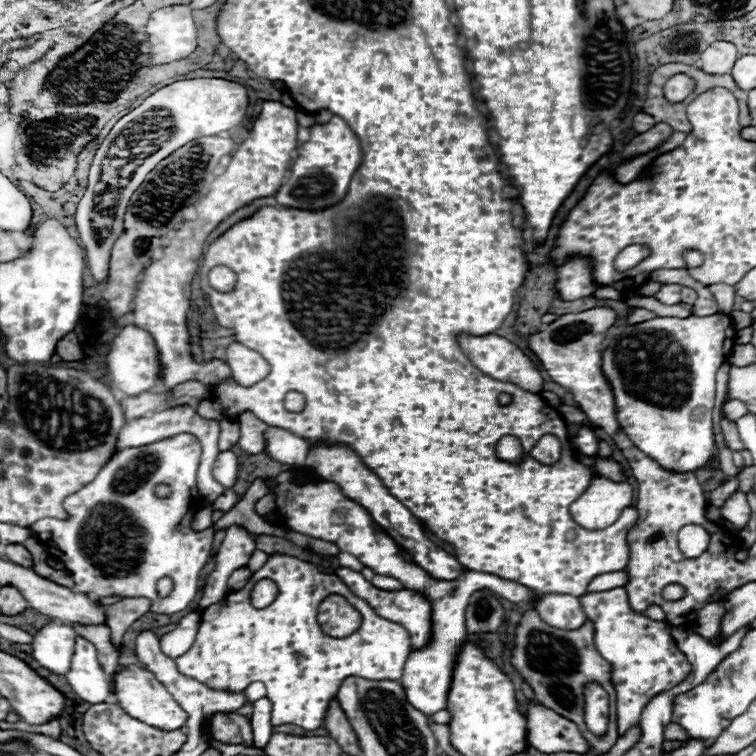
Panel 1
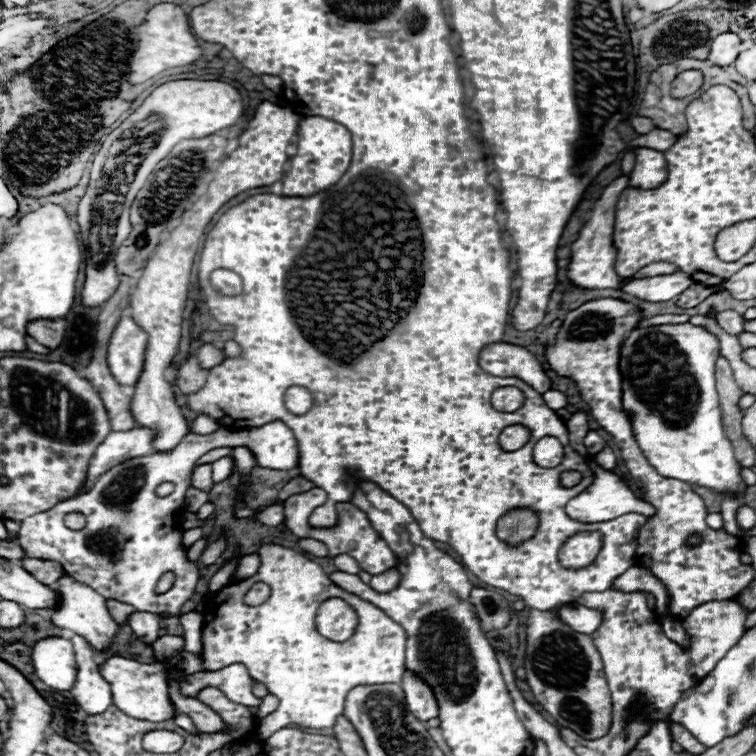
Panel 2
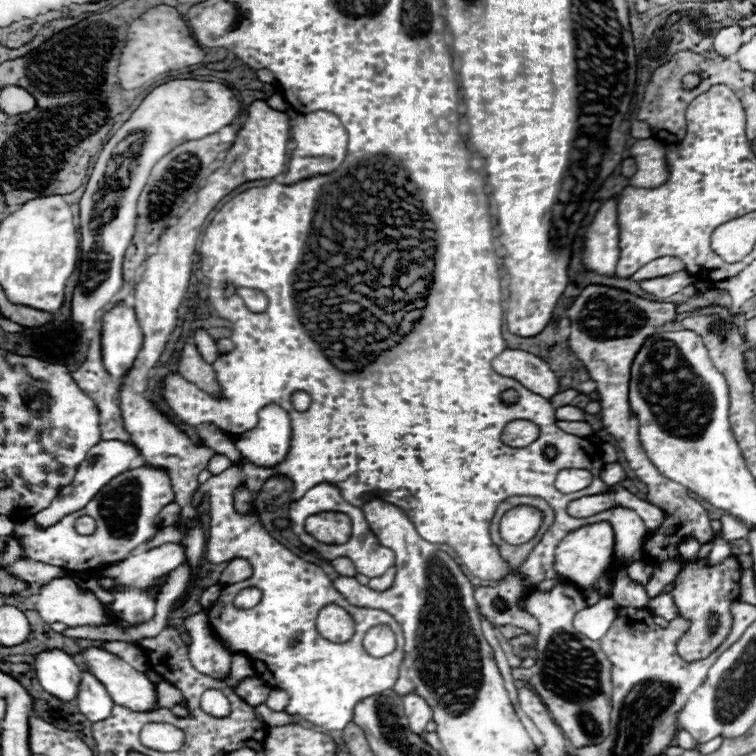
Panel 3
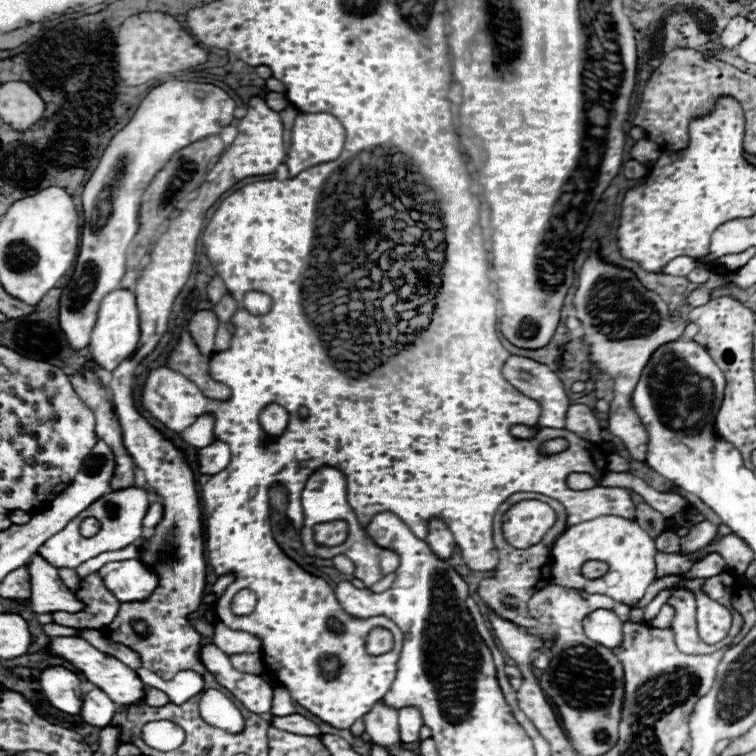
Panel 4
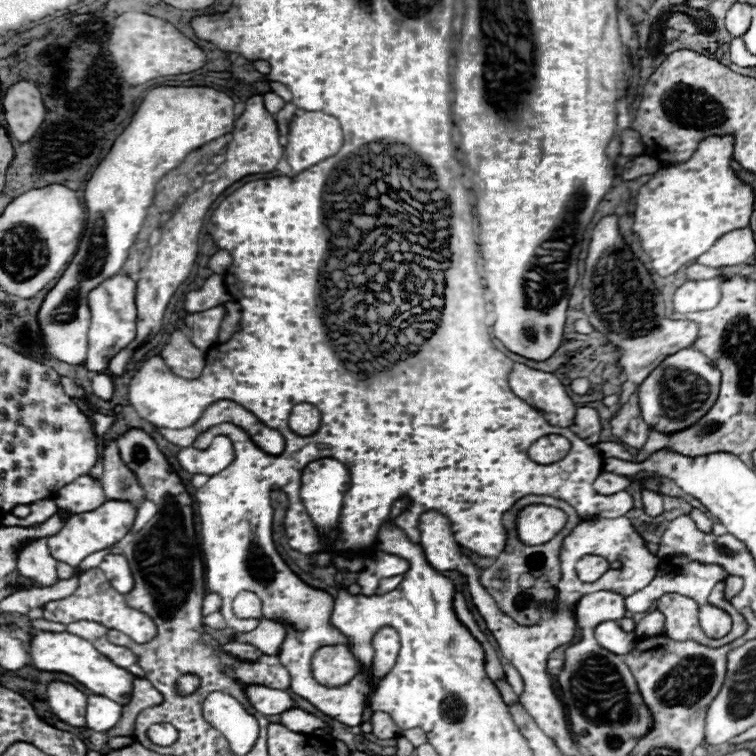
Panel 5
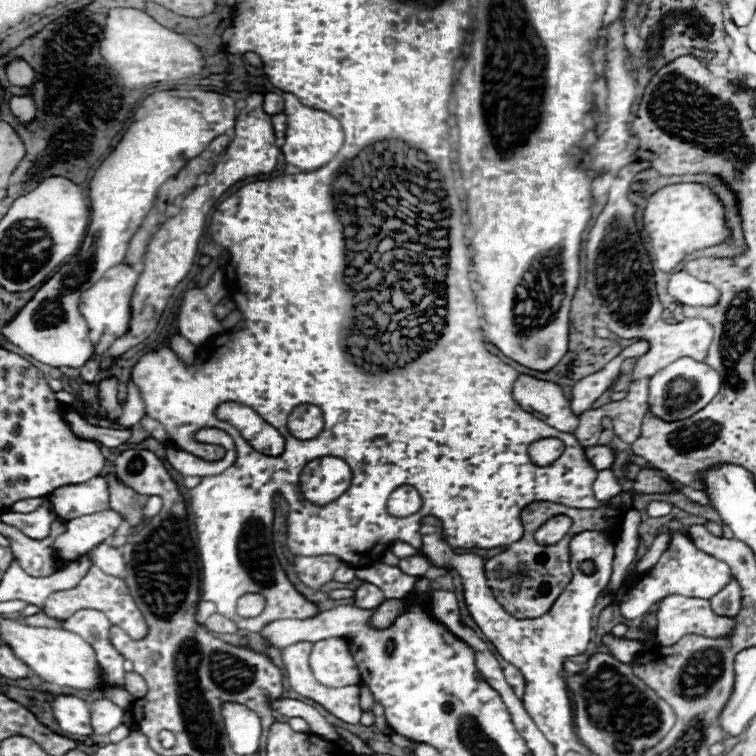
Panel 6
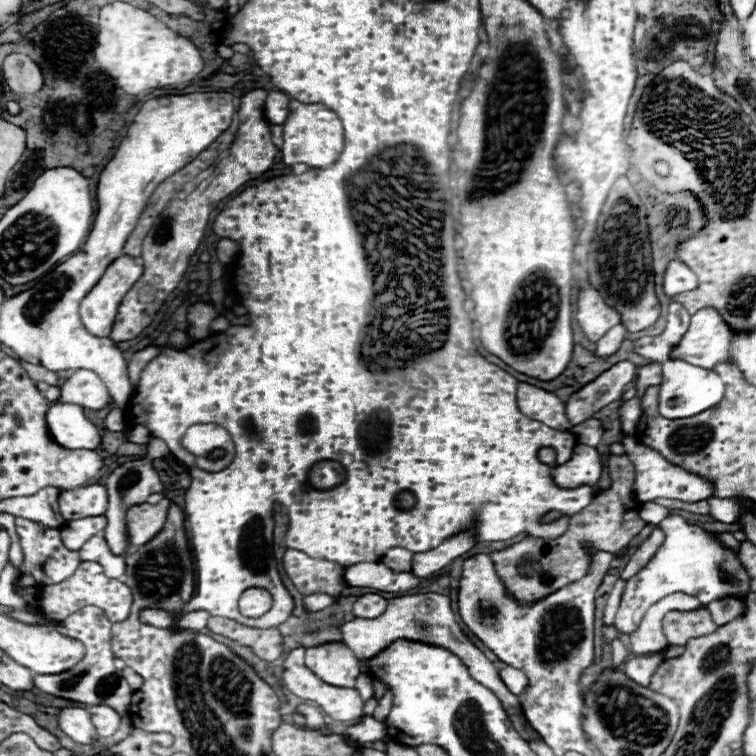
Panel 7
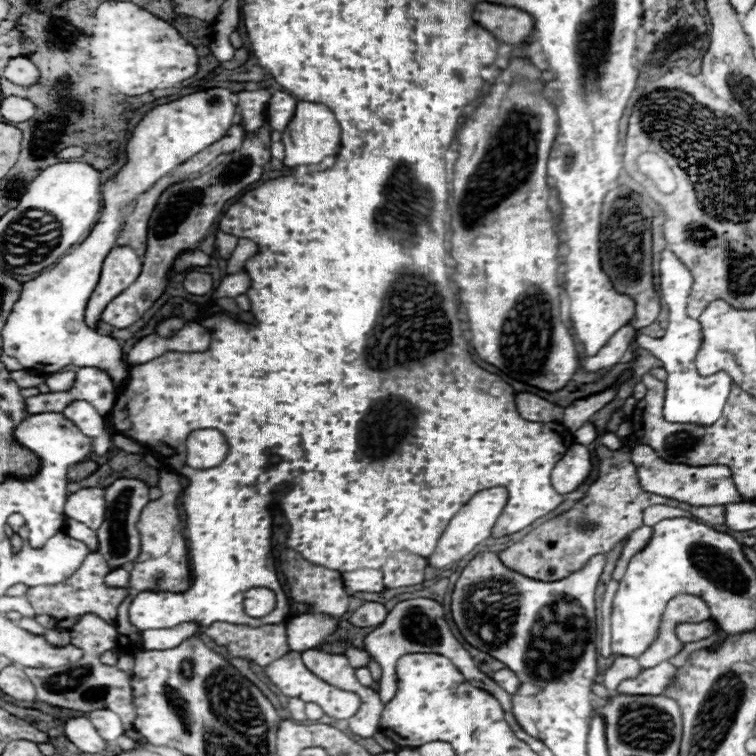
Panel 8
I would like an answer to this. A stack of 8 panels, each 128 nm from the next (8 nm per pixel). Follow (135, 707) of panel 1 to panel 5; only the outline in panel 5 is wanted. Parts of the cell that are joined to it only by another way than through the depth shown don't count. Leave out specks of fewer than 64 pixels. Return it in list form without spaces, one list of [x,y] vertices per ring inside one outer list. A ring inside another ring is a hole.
[[[40,632],[30,640],[30,658],[32,664],[38,670],[46,672],[64,672],[70,674],[78,684],[88,688],[94,694],[108,696],[110,700],[118,704],[128,704],[132,698],[132,680],[134,674],[128,672],[126,668],[116,666],[110,662],[106,656],[102,656],[92,644],[88,644],[84,638],[78,638],[68,632]]]

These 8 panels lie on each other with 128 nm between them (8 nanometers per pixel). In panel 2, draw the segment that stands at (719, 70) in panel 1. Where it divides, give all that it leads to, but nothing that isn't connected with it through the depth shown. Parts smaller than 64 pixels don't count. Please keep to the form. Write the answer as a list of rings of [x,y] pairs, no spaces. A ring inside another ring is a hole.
[[[720,34],[714,38],[708,54],[708,62],[712,66],[732,66],[736,56],[740,54],[740,38],[736,34]]]

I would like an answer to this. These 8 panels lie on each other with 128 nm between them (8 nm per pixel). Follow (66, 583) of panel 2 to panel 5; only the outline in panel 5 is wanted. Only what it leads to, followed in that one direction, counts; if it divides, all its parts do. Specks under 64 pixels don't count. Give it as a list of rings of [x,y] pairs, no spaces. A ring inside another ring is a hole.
[[[48,540],[28,542],[24,550],[20,550],[18,572],[30,580],[34,580],[40,588],[54,586],[58,582],[56,560],[48,552]]]

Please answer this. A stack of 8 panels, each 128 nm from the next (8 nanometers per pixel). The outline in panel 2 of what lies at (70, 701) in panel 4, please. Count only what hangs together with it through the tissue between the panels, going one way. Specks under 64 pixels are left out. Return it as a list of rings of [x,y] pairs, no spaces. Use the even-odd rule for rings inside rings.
[[[48,636],[32,646],[32,664],[38,678],[54,690],[70,690],[76,680],[76,656],[68,638]]]

